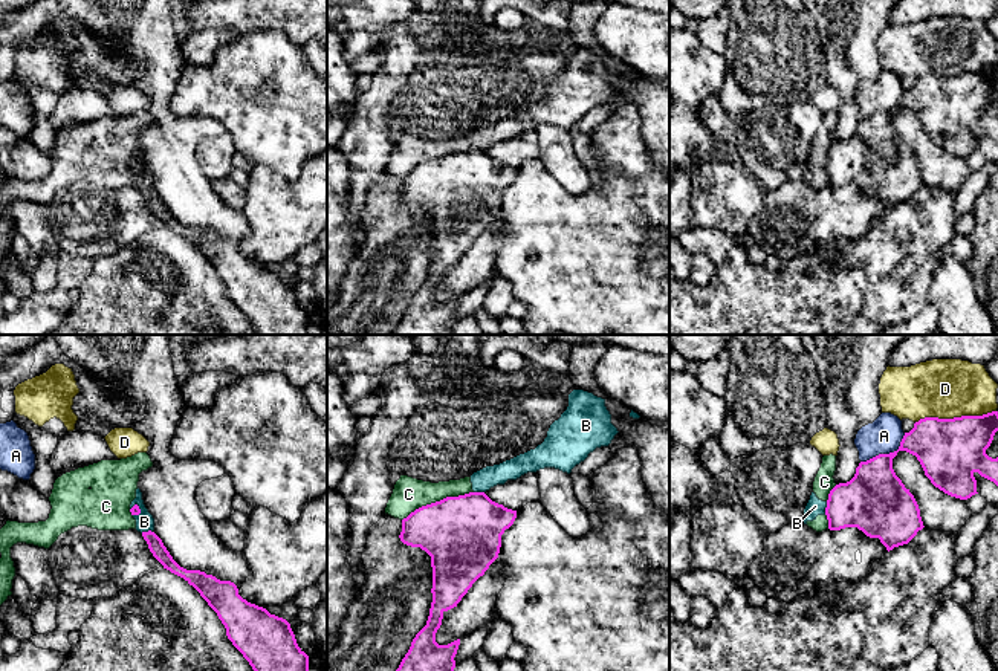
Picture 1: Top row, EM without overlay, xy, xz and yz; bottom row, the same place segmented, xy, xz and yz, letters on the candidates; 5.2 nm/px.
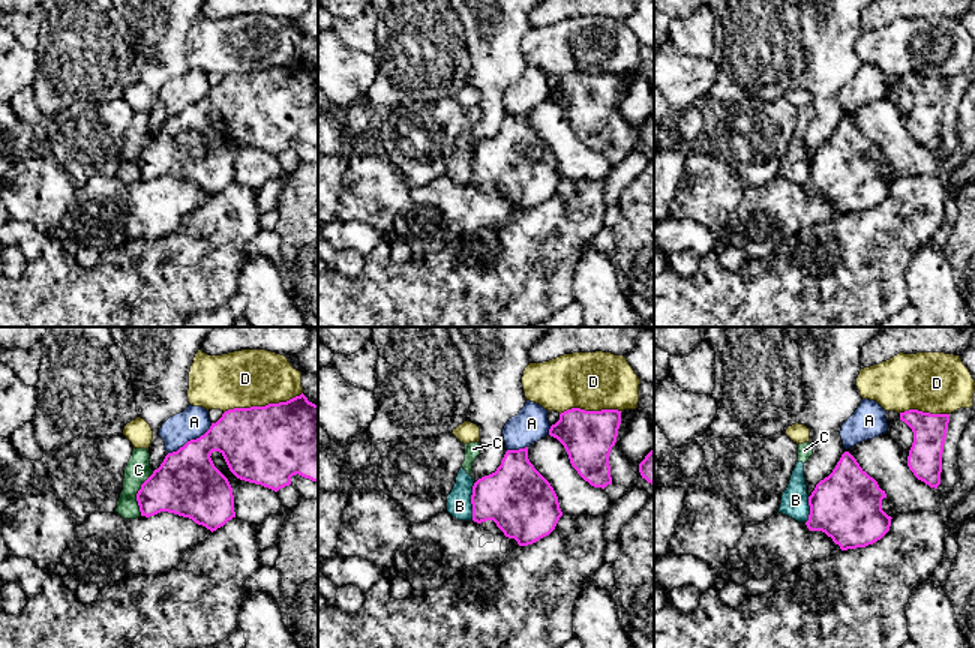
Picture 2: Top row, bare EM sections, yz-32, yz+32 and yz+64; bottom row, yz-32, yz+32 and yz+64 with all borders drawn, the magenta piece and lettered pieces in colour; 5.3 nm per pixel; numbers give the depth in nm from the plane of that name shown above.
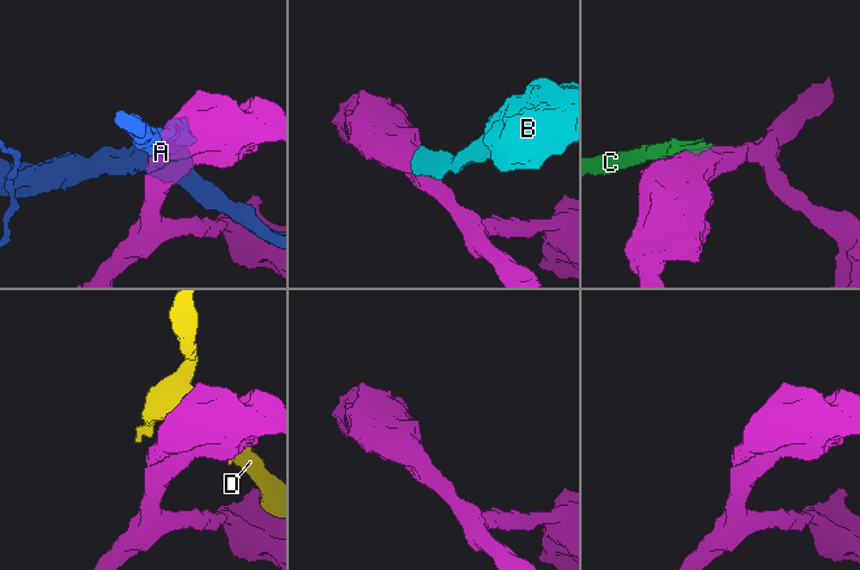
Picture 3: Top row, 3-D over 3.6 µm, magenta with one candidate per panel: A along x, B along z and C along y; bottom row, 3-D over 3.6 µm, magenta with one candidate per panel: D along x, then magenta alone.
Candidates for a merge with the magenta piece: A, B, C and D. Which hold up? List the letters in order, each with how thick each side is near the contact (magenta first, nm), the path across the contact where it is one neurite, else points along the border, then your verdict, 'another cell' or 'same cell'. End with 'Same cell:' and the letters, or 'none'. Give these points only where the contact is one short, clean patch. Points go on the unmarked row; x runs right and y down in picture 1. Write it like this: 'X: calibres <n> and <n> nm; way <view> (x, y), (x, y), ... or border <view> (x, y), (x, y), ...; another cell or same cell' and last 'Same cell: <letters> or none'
A: calibres 340 and 190 nm; another cell
B: calibres 320 and 90 nm; border yz (827, 159), (824, 171); another cell
C: calibres 400 and 170 nm; another cell
D: calibres 340 and 320 nm; another cell
Same cell: none

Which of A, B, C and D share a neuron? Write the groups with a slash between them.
A / B C / D

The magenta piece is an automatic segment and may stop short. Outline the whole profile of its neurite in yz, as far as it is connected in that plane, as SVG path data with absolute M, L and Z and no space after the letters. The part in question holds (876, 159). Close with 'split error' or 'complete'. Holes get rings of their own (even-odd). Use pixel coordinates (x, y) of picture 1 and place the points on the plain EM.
M998 69L954 76L920 76L909 90L905 90L897 109L860 119L850 139L839 141L830 148L825 165L828 186L857 185L867 194L879 196L888 209L908 202L925 183L914 153L893 127L893 116L897 110L906 109L915 113L935 145L951 154L967 157L978 151L975 130L998 144L998 115L992 116L986 112L996 89Z | complete

